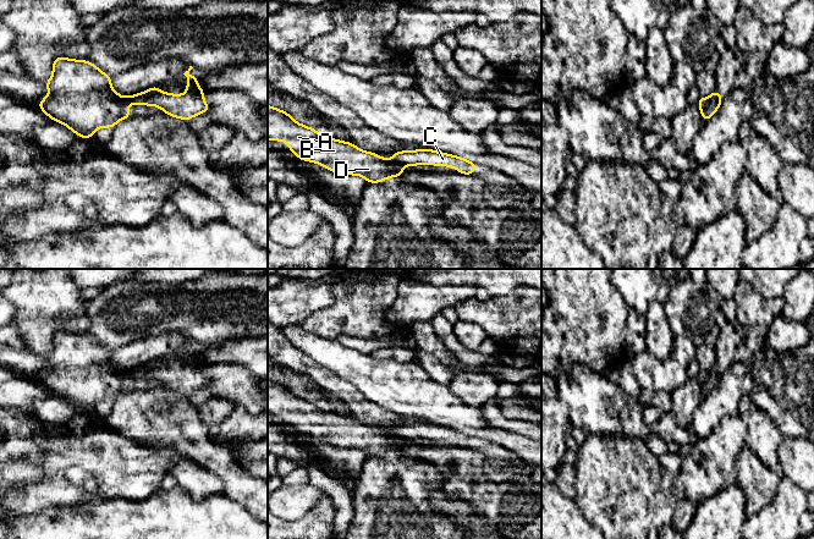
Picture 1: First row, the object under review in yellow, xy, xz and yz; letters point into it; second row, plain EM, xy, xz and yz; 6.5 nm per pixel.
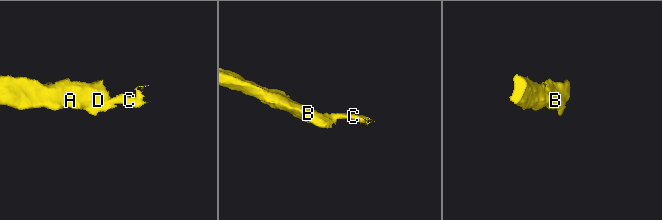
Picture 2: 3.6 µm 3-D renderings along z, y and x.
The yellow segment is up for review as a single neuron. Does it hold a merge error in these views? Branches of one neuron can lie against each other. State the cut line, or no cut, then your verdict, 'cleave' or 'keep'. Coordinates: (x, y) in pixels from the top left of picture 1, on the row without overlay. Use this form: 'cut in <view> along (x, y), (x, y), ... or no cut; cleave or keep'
cut in yz along (709, 372), (709, 375), (702, 384); cleave

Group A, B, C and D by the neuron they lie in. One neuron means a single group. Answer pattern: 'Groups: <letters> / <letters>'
Groups: A B D / C

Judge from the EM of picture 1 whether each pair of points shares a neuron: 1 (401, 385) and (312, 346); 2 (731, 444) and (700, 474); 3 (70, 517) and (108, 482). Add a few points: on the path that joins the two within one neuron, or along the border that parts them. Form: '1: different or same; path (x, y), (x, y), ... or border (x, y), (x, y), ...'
1: same; path (379, 380), (334, 356)
2: same; path (721, 454), (711, 463), (709, 474)
3: different; border (98, 494), (104, 498), (126, 499)

